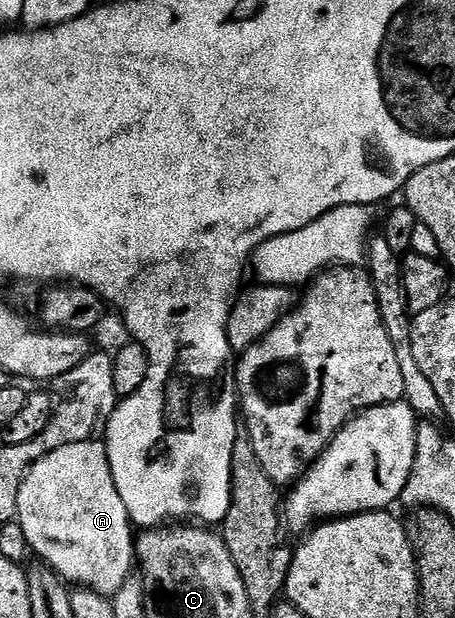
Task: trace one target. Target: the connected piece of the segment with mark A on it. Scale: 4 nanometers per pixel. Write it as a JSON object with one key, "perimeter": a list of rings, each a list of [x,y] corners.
{"perimeter":[[[103,440],[71,443],[34,462],[18,491],[16,520],[26,531],[31,552],[73,586],[112,599],[133,576],[134,526],[118,495]]]}

